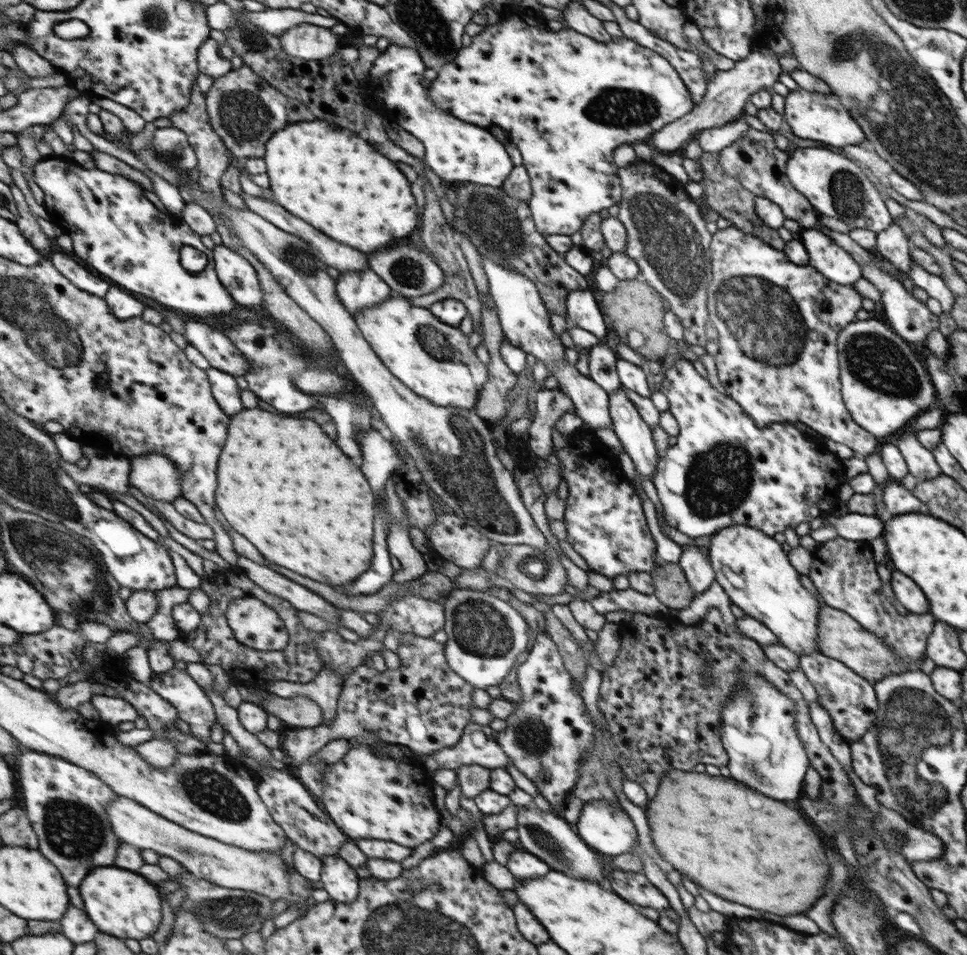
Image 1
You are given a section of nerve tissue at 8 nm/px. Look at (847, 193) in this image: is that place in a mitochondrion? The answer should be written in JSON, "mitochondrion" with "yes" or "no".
{"mitochondrion":"yes"}

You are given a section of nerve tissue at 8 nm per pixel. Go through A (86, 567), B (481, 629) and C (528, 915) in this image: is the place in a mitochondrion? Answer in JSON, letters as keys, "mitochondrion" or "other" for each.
{"A":"mitochondrion","B":"mitochondrion","C":"other"}

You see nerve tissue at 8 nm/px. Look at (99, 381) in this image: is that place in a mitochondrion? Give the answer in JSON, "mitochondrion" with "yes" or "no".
{"mitochondrion":"no"}

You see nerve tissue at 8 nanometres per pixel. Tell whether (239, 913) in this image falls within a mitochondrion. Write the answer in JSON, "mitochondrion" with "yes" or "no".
{"mitochondrion":"yes"}

